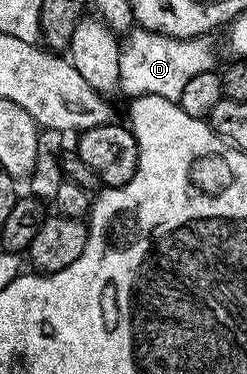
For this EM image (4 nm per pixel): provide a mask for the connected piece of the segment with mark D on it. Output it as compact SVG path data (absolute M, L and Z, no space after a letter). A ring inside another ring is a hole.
M131 29L123 35L120 43L119 89L125 90L132 98L141 98L149 94L176 102L182 96L190 79L198 76L198 72L206 72L217 65L216 58L212 55L212 46L208 41L209 39L204 36L171 38L153 30Z

